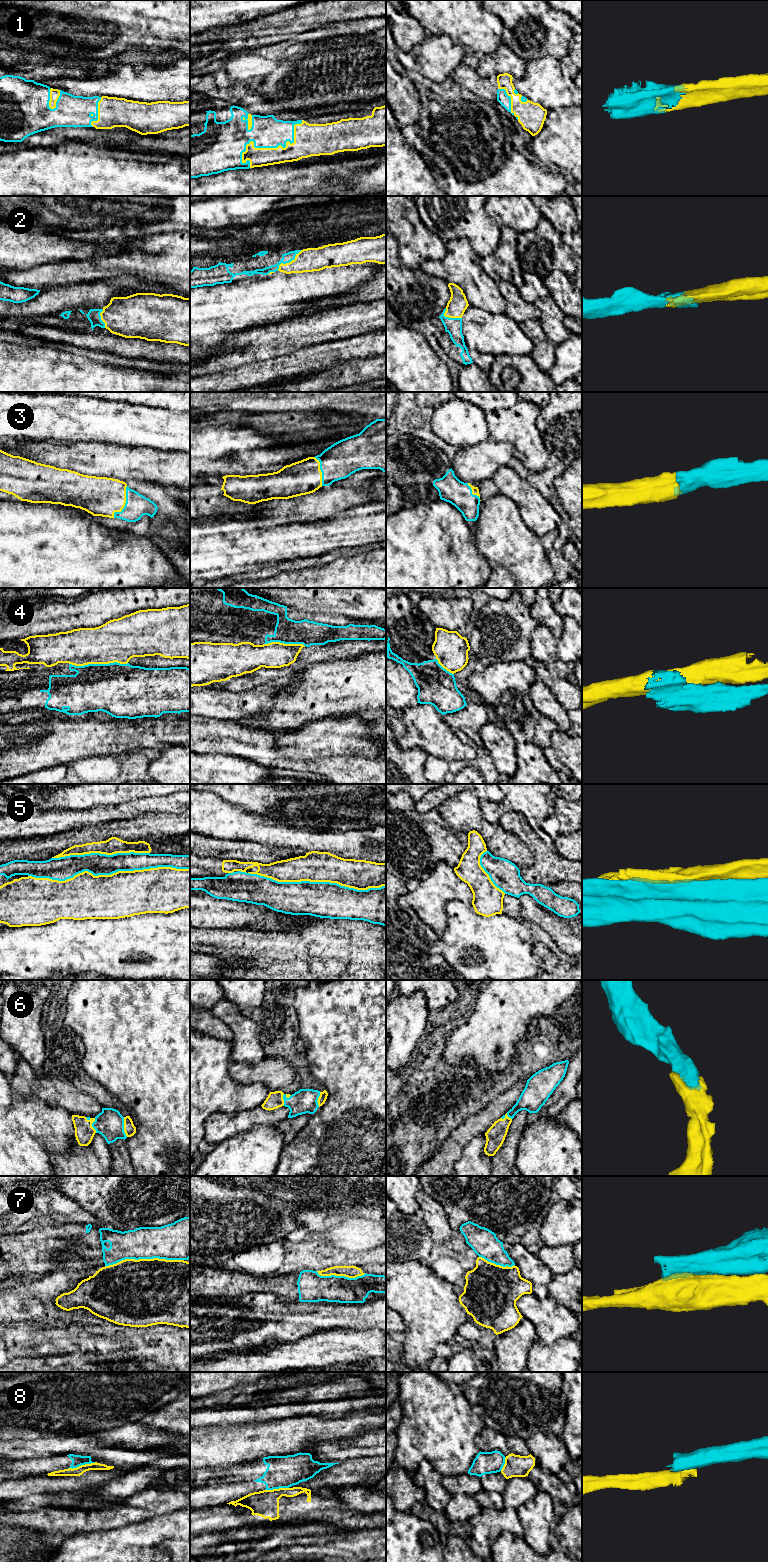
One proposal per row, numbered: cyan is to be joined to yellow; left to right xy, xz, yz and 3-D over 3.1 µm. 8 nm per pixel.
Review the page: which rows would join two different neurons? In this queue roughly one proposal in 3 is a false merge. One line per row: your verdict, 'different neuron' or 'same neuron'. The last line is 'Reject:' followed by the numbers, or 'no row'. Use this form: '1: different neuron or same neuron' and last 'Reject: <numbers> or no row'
1: same neuron
2: same neuron
3: same neuron
4: different neuron
5: different neuron
6: same neuron
7: different neuron
8: different neuron
Reject: 4, 5, 7, 8

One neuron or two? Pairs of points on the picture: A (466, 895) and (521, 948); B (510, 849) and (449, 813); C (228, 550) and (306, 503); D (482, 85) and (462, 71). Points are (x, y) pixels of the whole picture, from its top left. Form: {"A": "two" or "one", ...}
{"A": "two", "B": "one", "C": "two", "D": "one"}

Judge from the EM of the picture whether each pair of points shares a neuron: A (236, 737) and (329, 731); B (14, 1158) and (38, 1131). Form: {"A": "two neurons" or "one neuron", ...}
{"A": "two neurons", "B": "one neuron"}

